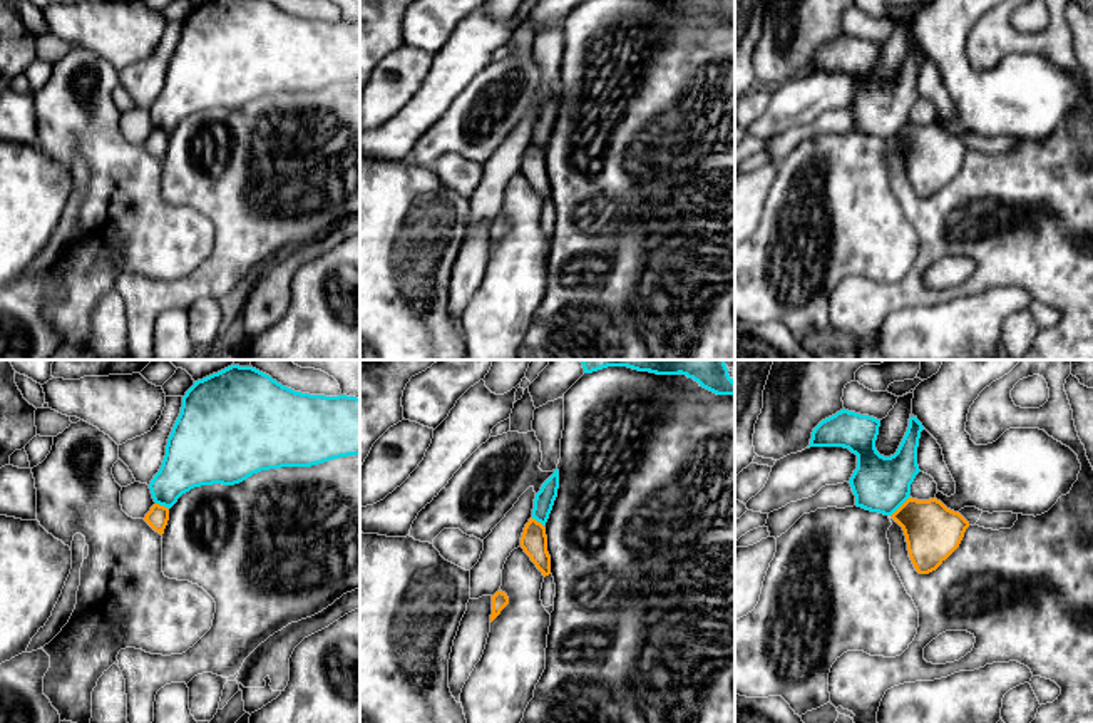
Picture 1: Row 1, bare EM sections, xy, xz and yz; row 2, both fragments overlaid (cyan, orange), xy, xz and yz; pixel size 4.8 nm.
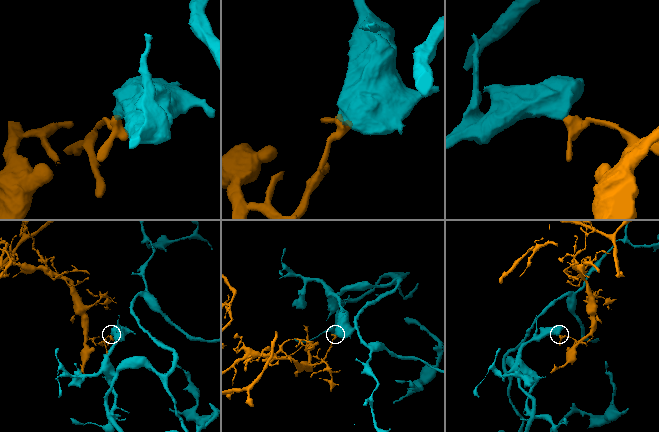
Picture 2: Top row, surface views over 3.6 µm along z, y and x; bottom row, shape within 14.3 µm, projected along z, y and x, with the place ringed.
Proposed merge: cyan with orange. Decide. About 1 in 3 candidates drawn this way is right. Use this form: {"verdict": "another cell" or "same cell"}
{"verdict": "another cell"}

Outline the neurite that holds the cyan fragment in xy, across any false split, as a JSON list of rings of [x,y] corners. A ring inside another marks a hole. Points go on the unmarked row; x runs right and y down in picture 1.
[[[209,0],[194,7],[182,22],[181,38],[167,64],[162,90],[149,114],[156,129],[171,134],[194,112],[234,110],[261,95],[311,92],[348,80],[360,80],[360,23],[295,17],[269,0]]]

